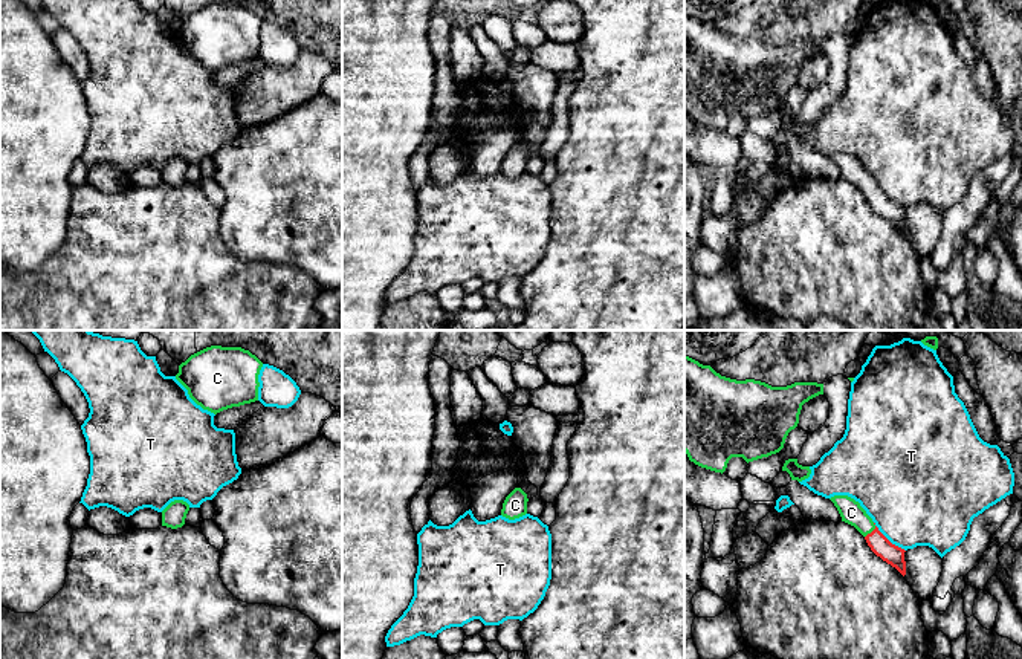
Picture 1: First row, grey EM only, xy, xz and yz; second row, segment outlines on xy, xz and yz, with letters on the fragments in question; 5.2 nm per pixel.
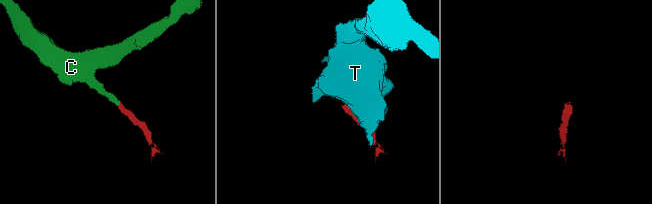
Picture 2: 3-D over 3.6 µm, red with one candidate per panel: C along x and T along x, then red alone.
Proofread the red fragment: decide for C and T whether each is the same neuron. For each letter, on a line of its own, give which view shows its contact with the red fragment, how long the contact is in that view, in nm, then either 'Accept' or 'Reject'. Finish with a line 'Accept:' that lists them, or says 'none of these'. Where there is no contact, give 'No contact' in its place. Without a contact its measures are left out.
C: Touches red in yz. Shared border 90 nm. Accept
T: Touches red in yz. Shared border 220 nm. Reject
Accept: C

